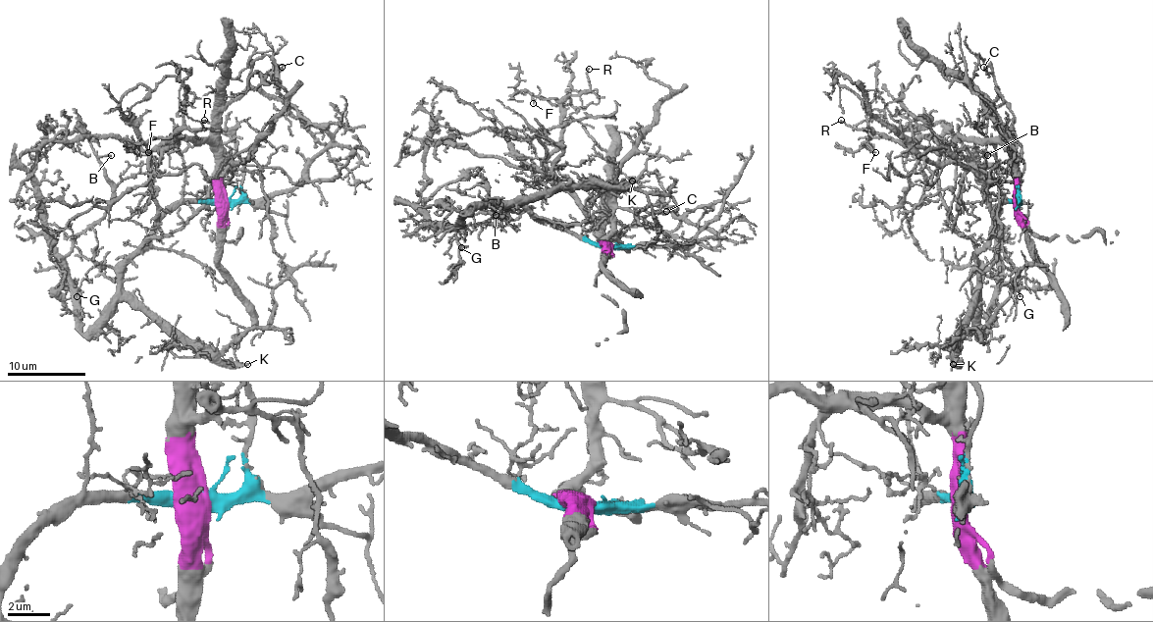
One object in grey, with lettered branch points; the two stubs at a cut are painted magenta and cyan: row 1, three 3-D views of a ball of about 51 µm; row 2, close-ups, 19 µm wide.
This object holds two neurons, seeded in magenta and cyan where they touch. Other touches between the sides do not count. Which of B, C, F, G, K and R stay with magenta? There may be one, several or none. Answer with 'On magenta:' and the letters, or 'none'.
On magenta: C, F, R

